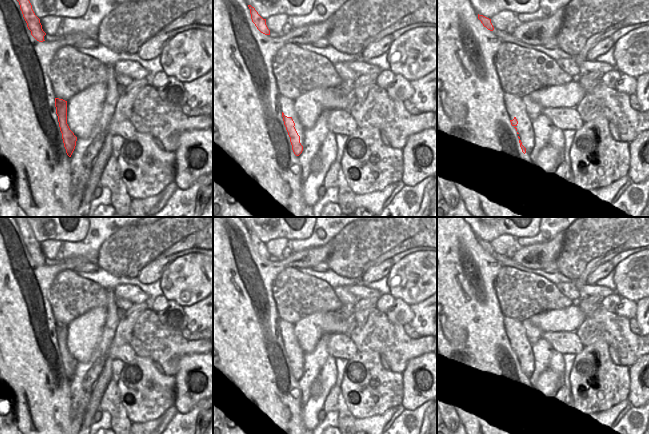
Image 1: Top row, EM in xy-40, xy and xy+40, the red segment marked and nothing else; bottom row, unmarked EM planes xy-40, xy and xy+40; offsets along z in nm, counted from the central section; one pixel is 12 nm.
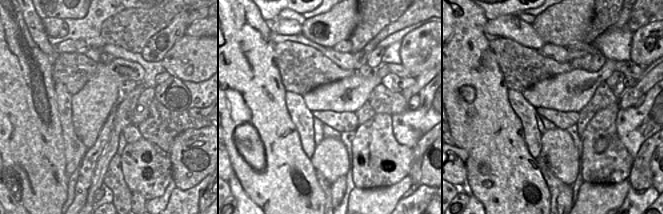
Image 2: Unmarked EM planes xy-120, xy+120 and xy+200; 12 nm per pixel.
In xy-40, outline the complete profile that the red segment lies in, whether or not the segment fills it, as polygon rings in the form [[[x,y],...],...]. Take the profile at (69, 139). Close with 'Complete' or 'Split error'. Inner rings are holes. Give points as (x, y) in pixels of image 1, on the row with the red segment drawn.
[[[55,98],[55,107],[64,147],[67,155],[71,157],[76,146],[77,137],[70,130],[67,124],[67,101]]]. Complete.

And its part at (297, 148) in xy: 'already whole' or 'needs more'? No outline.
already whole

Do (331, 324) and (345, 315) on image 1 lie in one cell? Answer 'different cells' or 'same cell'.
same cell

